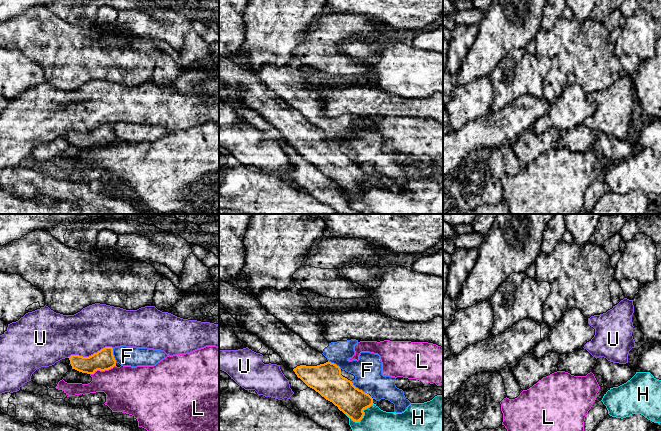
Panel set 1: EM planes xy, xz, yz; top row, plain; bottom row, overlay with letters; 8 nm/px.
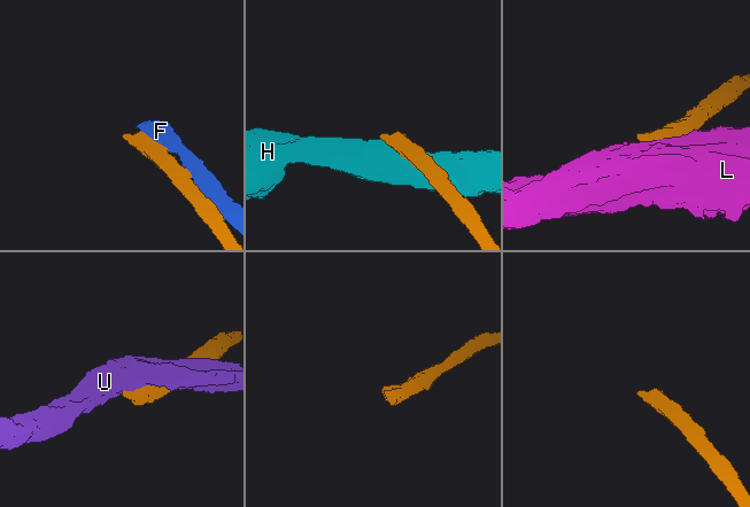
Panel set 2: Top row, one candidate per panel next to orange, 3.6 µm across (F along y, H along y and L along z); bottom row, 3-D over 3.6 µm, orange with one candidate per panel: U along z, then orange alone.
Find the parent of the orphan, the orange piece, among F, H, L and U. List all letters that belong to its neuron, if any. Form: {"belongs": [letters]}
{"belongs": []}

